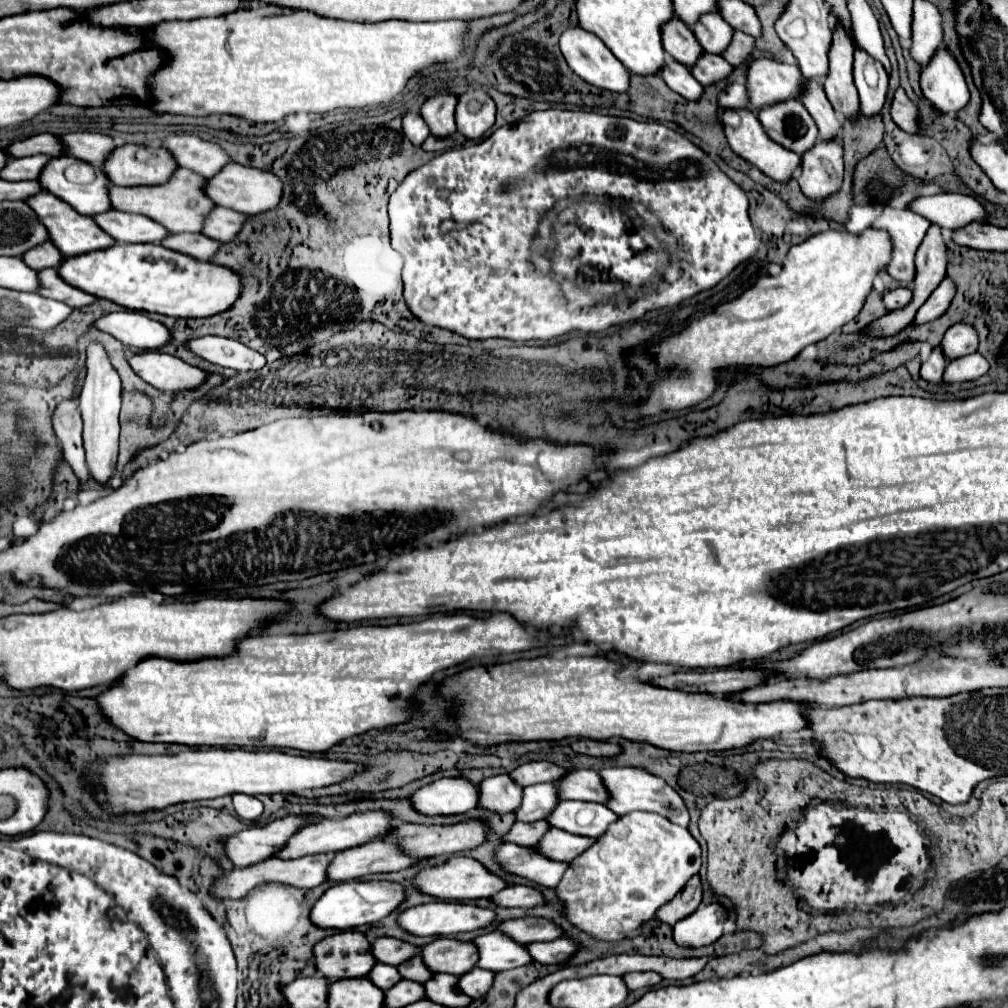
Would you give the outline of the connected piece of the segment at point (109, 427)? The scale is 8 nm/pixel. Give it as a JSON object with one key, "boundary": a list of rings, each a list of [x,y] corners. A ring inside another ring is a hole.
{"boundary":[[[91,342],[87,346],[87,378],[85,378],[85,386],[83,392],[79,396],[79,404],[81,404],[81,416],[85,422],[83,428],[83,446],[87,452],[87,466],[89,472],[93,474],[93,478],[101,484],[105,484],[115,470],[115,462],[117,462],[117,440],[119,440],[119,408],[121,408],[121,380],[119,374],[115,372],[115,368],[109,362],[109,356],[103,348],[101,342]]]}

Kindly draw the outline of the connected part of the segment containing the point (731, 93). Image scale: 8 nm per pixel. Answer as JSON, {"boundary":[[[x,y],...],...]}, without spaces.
{"boundary":[[[731,82],[725,90],[719,92],[719,104],[723,108],[749,108],[745,86],[739,82]]]}

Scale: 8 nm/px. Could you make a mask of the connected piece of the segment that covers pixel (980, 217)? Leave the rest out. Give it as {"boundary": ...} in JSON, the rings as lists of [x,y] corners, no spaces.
{"boundary":[[[935,194],[915,198],[909,210],[919,212],[929,222],[937,222],[943,230],[957,230],[969,222],[983,222],[987,218],[981,204],[967,194]]]}

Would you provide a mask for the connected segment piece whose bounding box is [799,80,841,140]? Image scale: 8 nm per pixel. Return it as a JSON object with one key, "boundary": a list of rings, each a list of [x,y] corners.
{"boundary":[[[807,80],[807,84],[803,84],[803,96],[799,96],[799,100],[803,102],[807,112],[817,122],[823,140],[831,140],[831,138],[839,136],[841,122],[837,120],[835,110],[831,108],[831,102],[827,100],[827,96],[823,92],[823,84],[821,82]]]}

